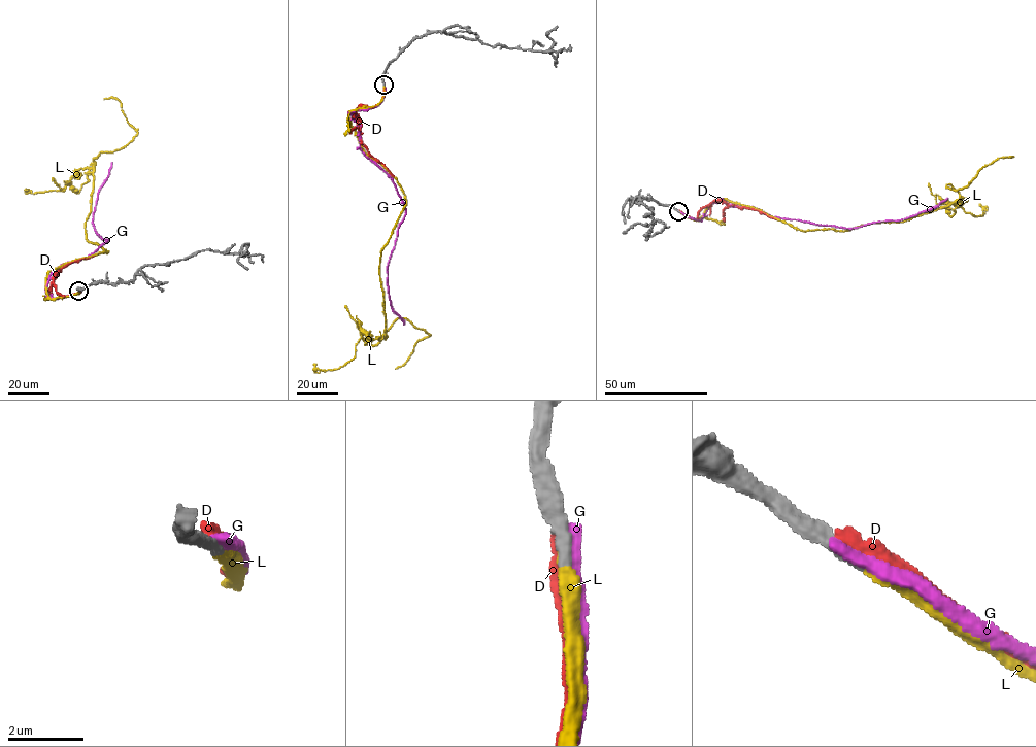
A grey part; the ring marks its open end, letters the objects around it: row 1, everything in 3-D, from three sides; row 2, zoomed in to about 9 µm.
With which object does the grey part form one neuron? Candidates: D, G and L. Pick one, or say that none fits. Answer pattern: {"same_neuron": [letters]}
{"same_neuron": ["L"]}

